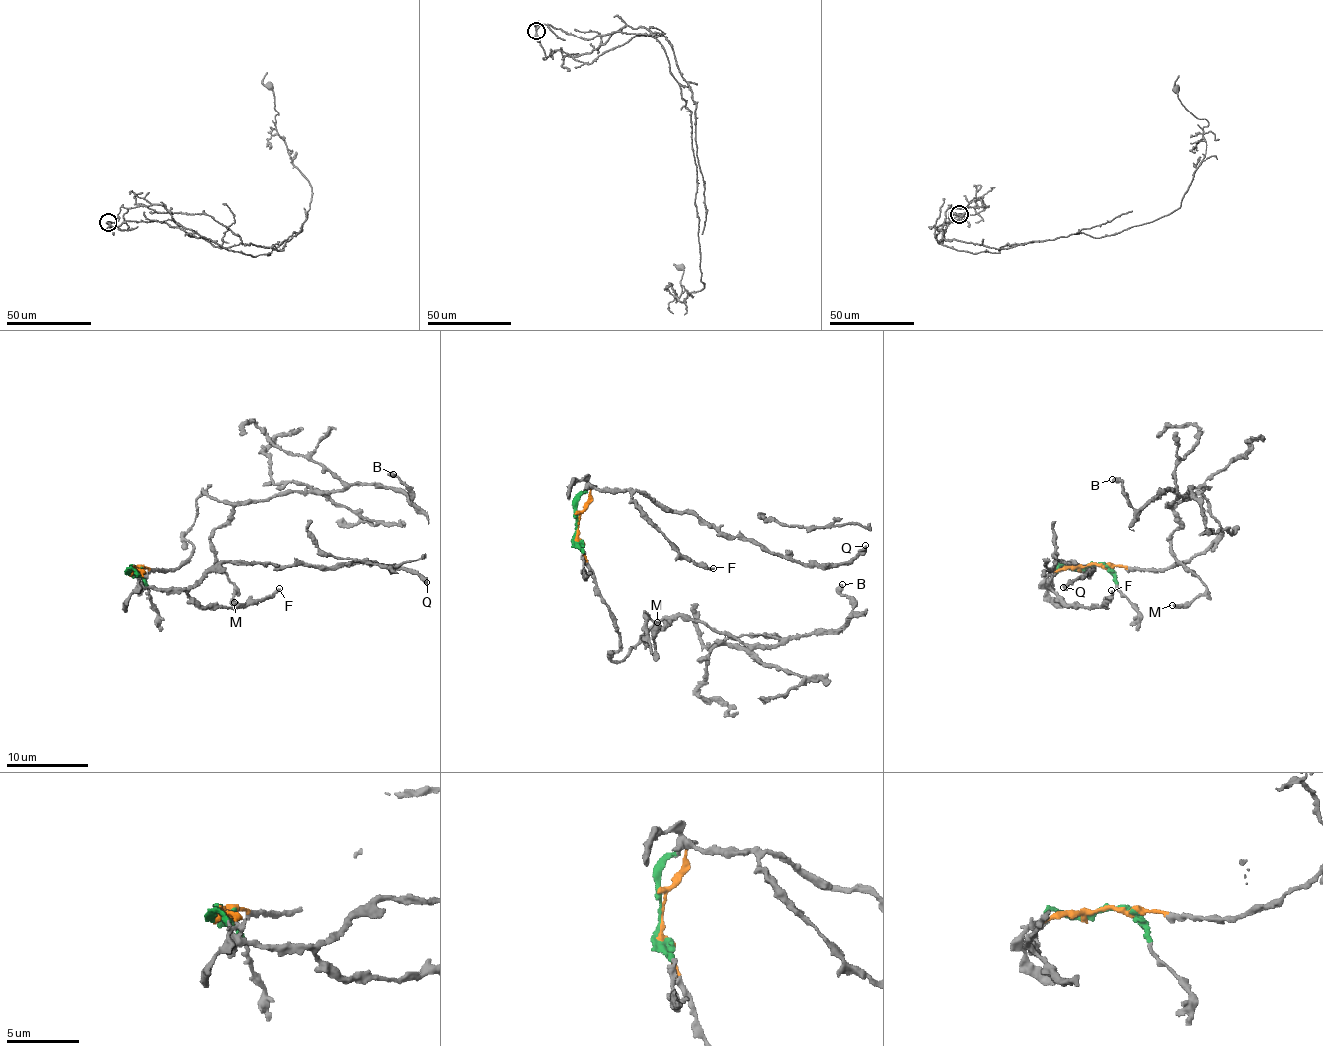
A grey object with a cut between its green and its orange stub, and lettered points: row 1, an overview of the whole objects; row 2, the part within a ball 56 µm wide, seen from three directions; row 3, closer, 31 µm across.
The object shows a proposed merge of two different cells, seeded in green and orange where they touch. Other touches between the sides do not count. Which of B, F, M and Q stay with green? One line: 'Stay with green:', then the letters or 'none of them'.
Stay with green: F, Q

